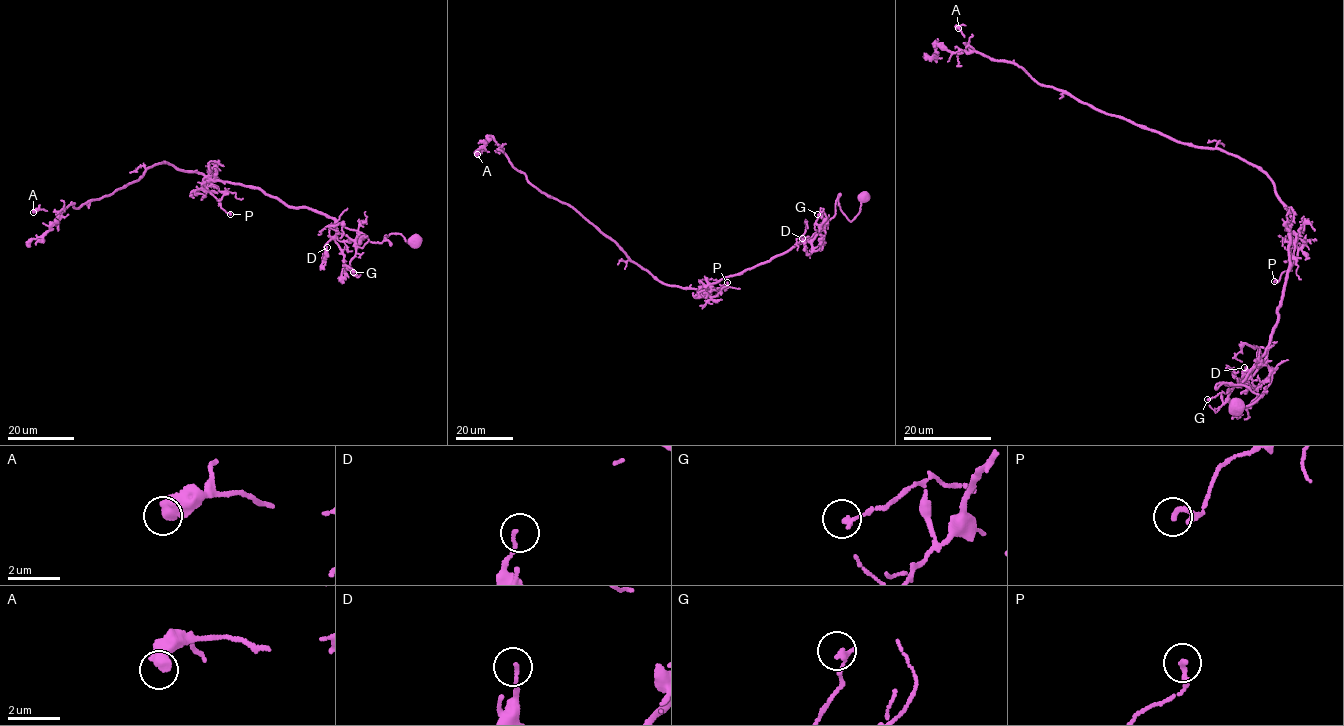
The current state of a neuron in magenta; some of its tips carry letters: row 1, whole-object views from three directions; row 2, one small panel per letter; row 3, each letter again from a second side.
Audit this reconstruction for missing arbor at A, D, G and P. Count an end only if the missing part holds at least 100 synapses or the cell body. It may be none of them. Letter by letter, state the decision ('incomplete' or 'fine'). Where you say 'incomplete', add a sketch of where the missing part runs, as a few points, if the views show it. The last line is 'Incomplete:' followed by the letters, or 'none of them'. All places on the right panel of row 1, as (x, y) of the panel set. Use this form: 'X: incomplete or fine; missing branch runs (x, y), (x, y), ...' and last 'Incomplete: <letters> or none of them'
A: fine
D: fine
G: fine
P: fine
Incomplete: none of them

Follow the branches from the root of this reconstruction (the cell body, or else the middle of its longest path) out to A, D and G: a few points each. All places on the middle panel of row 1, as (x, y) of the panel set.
A: (865, 197), (852, 221), (837, 199), (834, 216), (808, 239), (684, 288), (638, 266), (500, 150), (477, 154)
D: (865, 197), (859, 213), (850, 221), (837, 199), (835, 214), (812, 241), (808, 255), (802, 238)
G: (865, 197), (852, 221), (842, 213), (837, 199), (835, 214), (823, 227), (815, 223), (817, 214)

